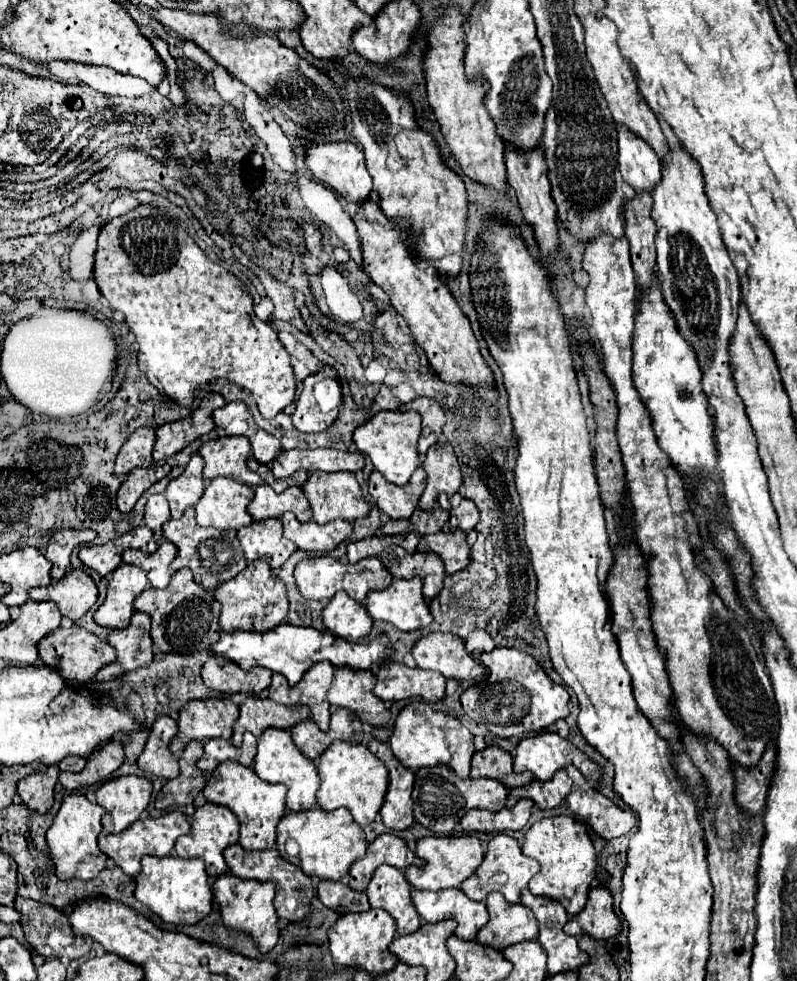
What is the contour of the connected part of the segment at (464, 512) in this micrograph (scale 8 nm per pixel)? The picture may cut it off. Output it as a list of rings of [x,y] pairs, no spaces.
[[[461,499],[461,503],[459,505],[455,505],[455,507],[451,507],[449,509],[449,527],[451,529],[461,529],[461,531],[469,531],[469,529],[473,529],[475,525],[477,525],[477,521],[479,521],[479,511],[477,511],[477,507],[475,507],[475,503],[471,501],[471,499]]]

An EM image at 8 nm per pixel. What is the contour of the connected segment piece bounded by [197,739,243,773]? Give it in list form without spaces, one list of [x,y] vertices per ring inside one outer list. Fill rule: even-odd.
[[[209,739],[205,743],[205,753],[203,757],[199,759],[197,767],[203,771],[203,773],[211,773],[213,769],[217,769],[219,763],[223,761],[239,761],[243,755],[237,747],[233,747],[231,741],[223,741],[223,739]]]

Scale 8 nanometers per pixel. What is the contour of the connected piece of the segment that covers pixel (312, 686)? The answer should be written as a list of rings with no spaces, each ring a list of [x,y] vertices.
[[[315,663],[303,679],[291,687],[283,675],[273,675],[273,683],[269,687],[269,699],[279,705],[307,705],[311,709],[311,717],[321,731],[329,729],[331,703],[327,701],[327,691],[333,681],[331,663]]]

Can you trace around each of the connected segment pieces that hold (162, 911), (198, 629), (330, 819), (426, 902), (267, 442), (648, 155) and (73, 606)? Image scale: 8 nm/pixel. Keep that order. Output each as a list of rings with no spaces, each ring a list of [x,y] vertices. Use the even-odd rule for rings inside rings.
[[[143,857],[141,873],[137,877],[135,897],[145,903],[165,923],[173,925],[195,925],[199,919],[211,913],[213,891],[201,859],[179,859],[179,857]]]
[[[179,569],[165,589],[149,587],[135,599],[135,609],[151,615],[151,639],[161,653],[197,655],[209,651],[221,635],[219,627],[219,601],[211,591],[193,581],[191,571]]]
[[[307,809],[299,813],[285,813],[277,825],[277,849],[279,853],[295,863],[305,875],[319,877],[319,879],[343,879],[349,873],[349,867],[355,859],[365,855],[367,839],[363,829],[351,819],[347,809],[323,811],[323,809]],[[295,839],[299,845],[299,855],[289,857],[285,853],[285,841]]]
[[[441,889],[441,891],[411,891],[413,905],[419,917],[427,923],[437,923],[441,919],[455,919],[455,935],[473,941],[477,931],[487,923],[489,913],[485,903],[471,901],[461,889]]]
[[[255,429],[253,437],[249,437],[249,441],[251,441],[251,447],[253,447],[253,457],[263,465],[271,463],[281,453],[279,439],[275,439],[273,435],[267,435],[261,429]]]
[[[617,127],[619,139],[619,167],[623,179],[635,189],[635,193],[651,193],[655,183],[661,181],[661,161],[651,147],[637,135],[631,135],[625,127]]]
[[[73,569],[47,587],[31,589],[29,597],[35,601],[55,601],[63,617],[77,621],[97,601],[97,585],[83,569]]]

